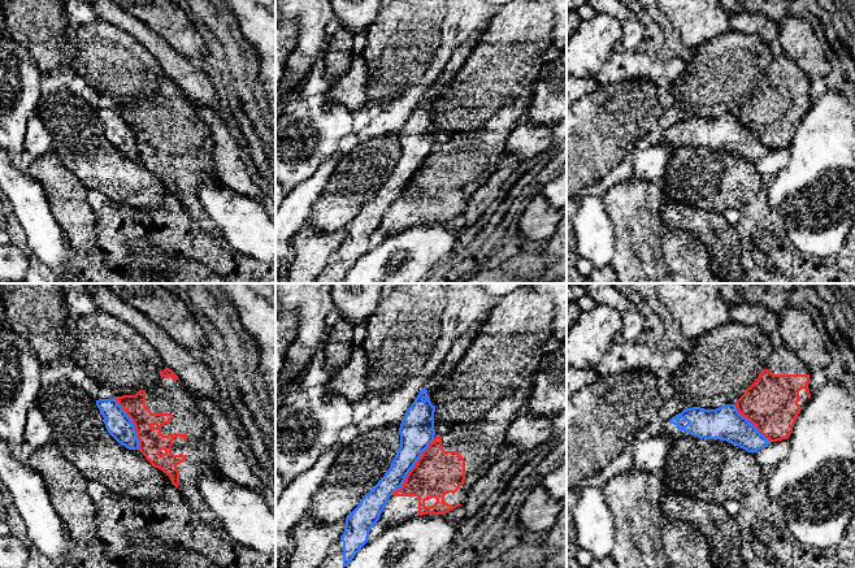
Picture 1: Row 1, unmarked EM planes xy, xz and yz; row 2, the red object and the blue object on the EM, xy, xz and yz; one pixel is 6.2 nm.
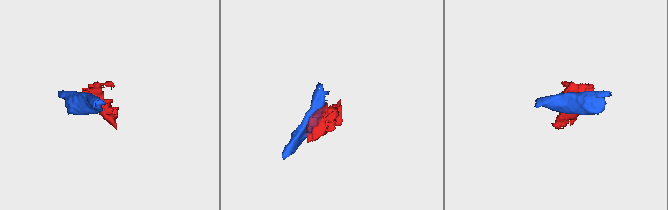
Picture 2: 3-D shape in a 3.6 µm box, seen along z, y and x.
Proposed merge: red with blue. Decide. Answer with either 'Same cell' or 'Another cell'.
Another cell

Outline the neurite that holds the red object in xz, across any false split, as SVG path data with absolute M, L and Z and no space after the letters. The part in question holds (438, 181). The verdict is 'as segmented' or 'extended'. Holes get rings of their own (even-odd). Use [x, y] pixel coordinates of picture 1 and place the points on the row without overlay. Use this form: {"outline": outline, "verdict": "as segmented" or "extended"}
{"outline": "M525 94L499 109L474 133L455 135L448 143L437 146L409 179L403 195L386 212L379 225L386 238L418 224L444 224L461 214L468 199L489 179L507 153L508 135L524 118L530 99L531 94Z", "verdict": "extended"}

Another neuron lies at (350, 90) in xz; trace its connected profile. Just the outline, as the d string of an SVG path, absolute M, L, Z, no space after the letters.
M355 56L347 69L334 83L329 84L325 94L335 103L344 105L351 112L364 107L369 100L369 68L363 56Z

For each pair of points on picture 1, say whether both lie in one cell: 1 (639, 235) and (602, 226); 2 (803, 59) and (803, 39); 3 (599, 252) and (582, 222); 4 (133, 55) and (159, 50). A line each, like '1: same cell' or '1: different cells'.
1: different cells
2: same cell
3: same cell
4: different cells

